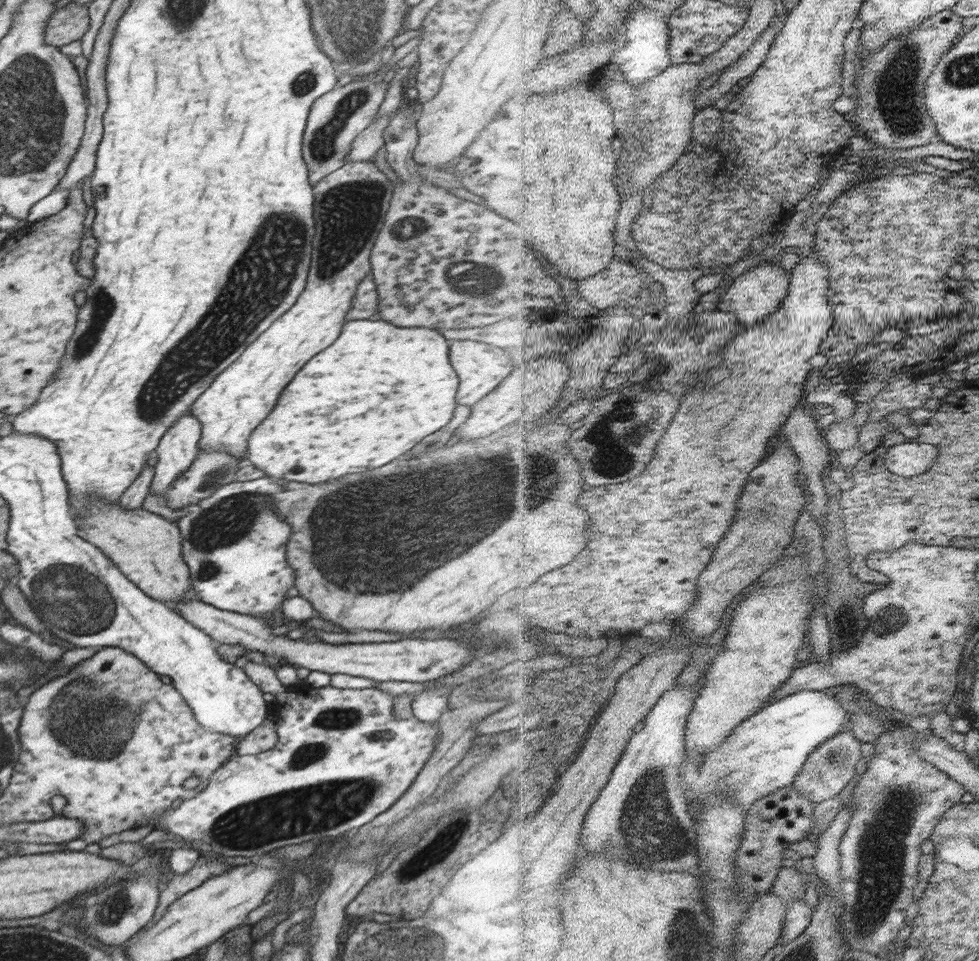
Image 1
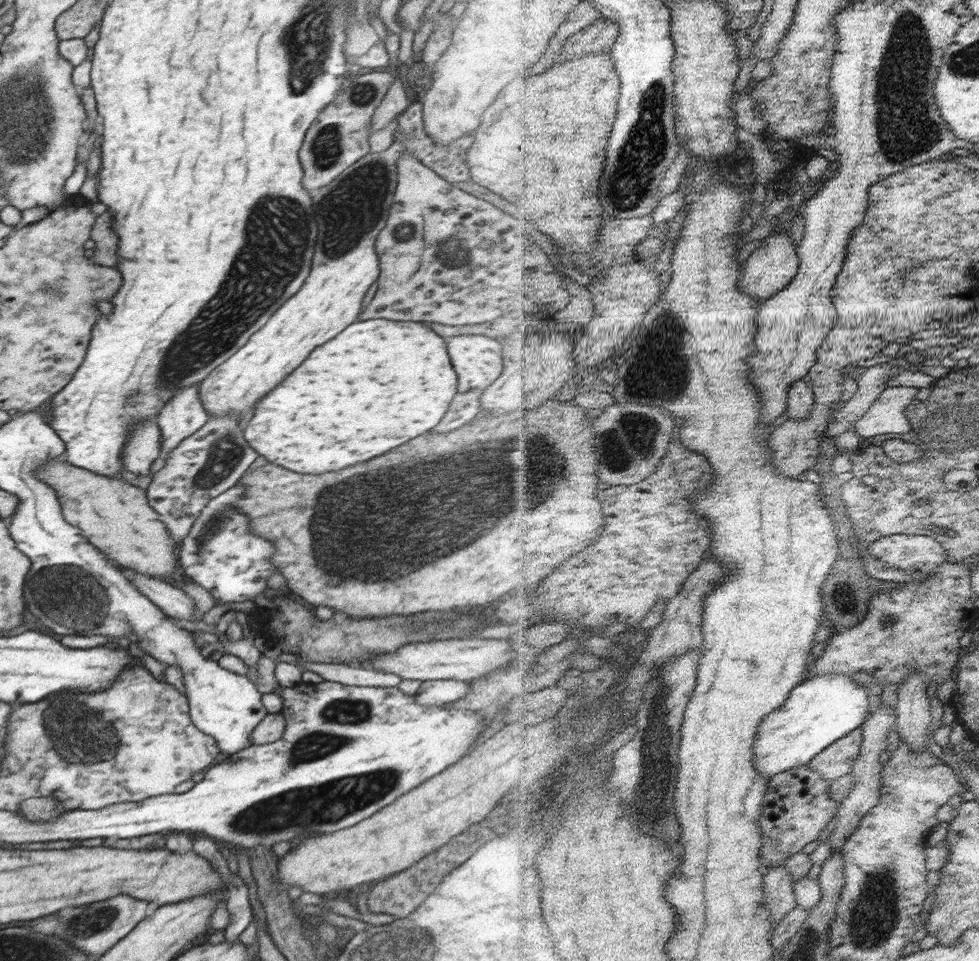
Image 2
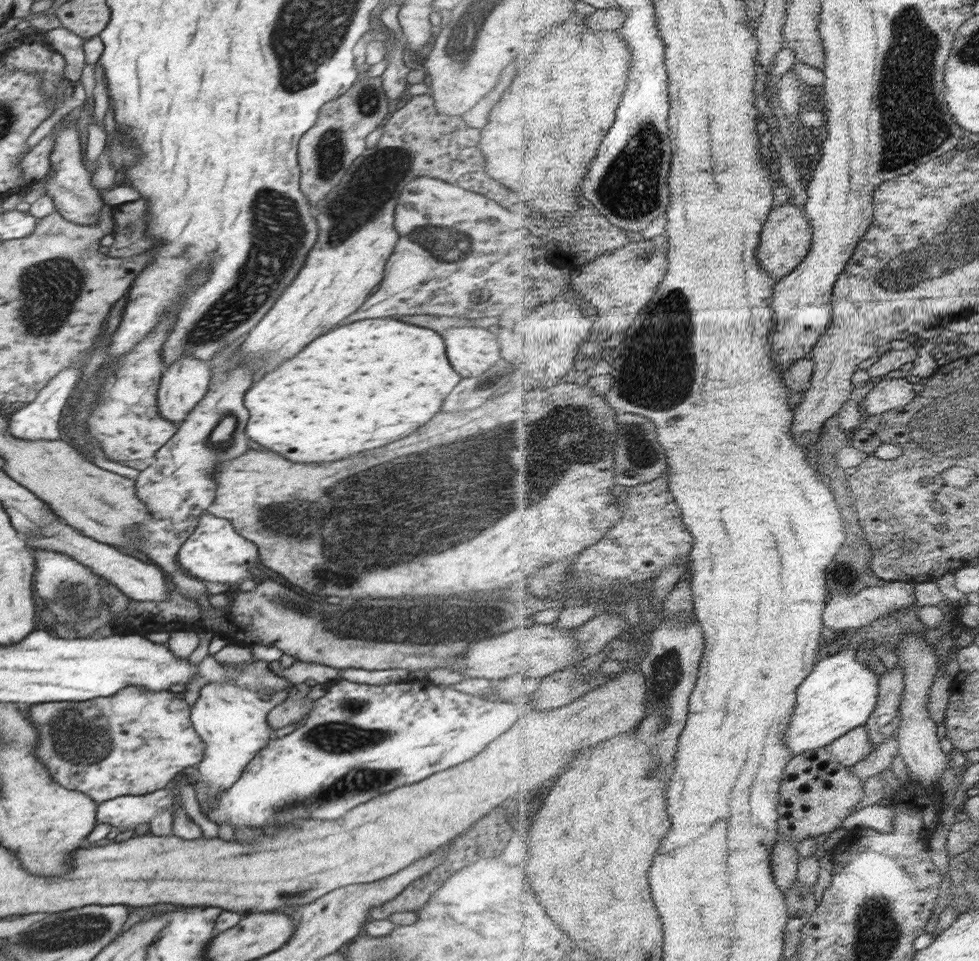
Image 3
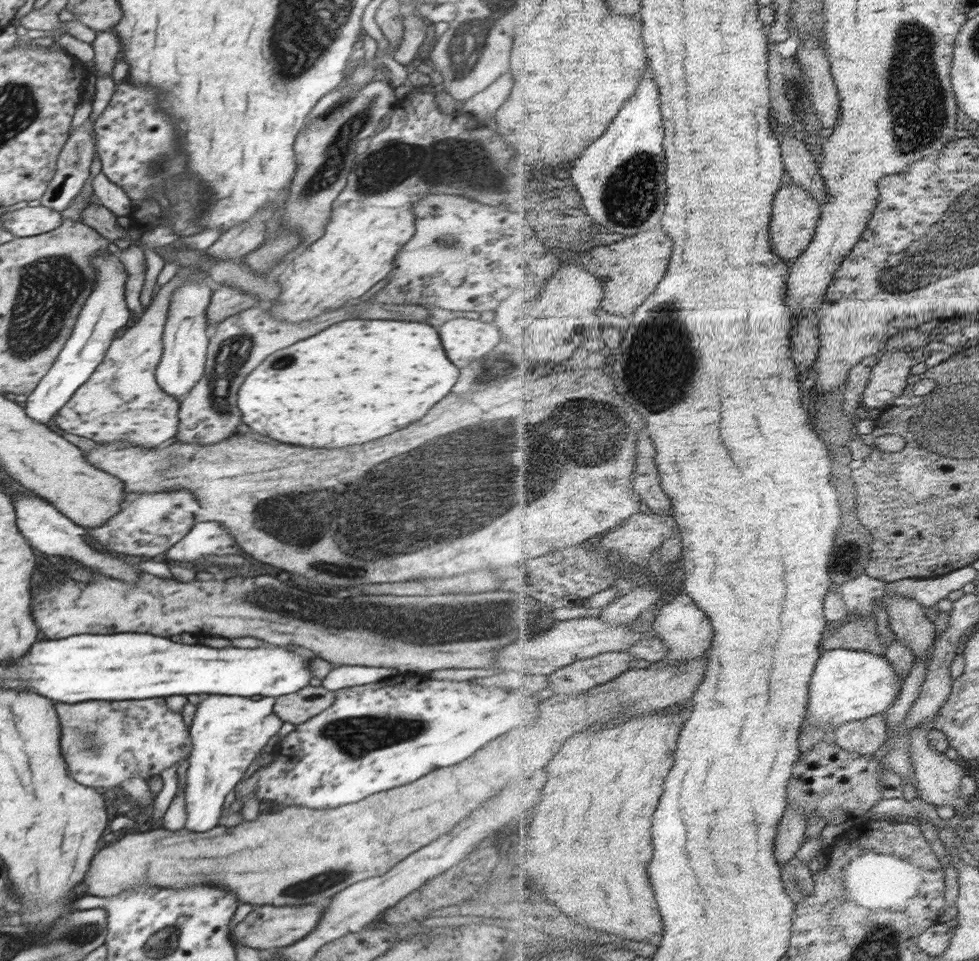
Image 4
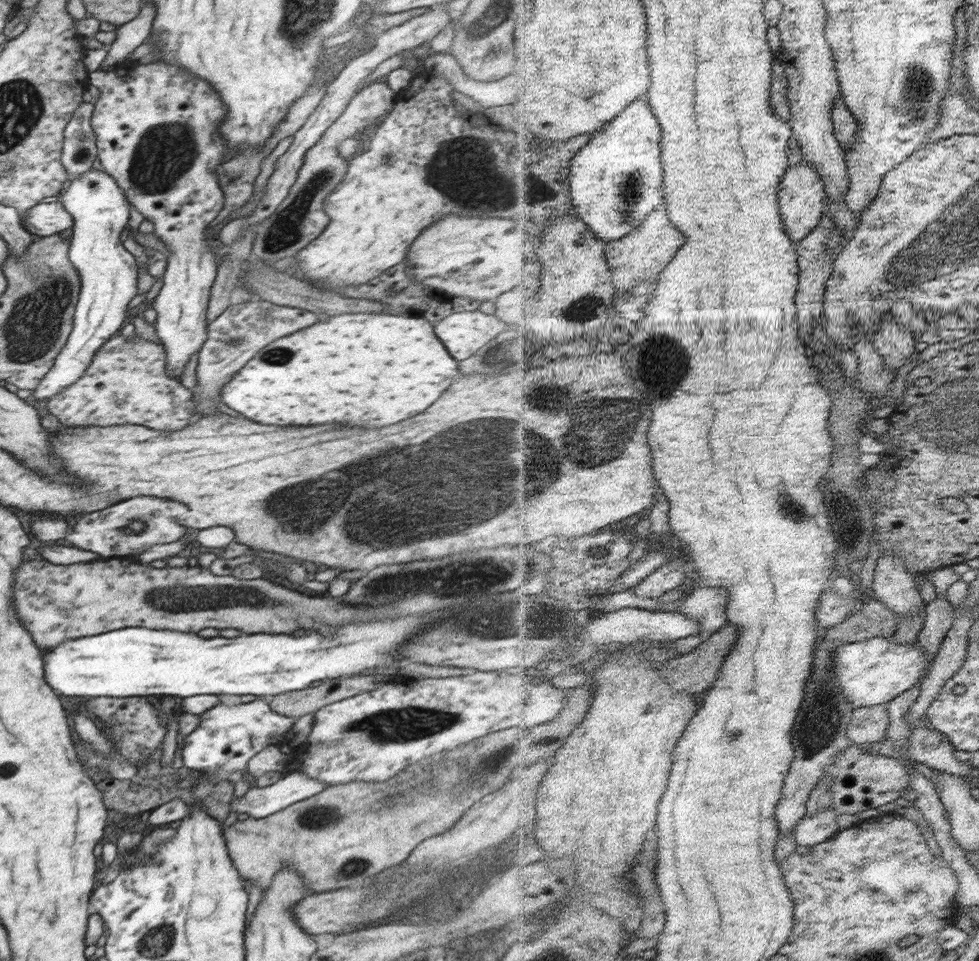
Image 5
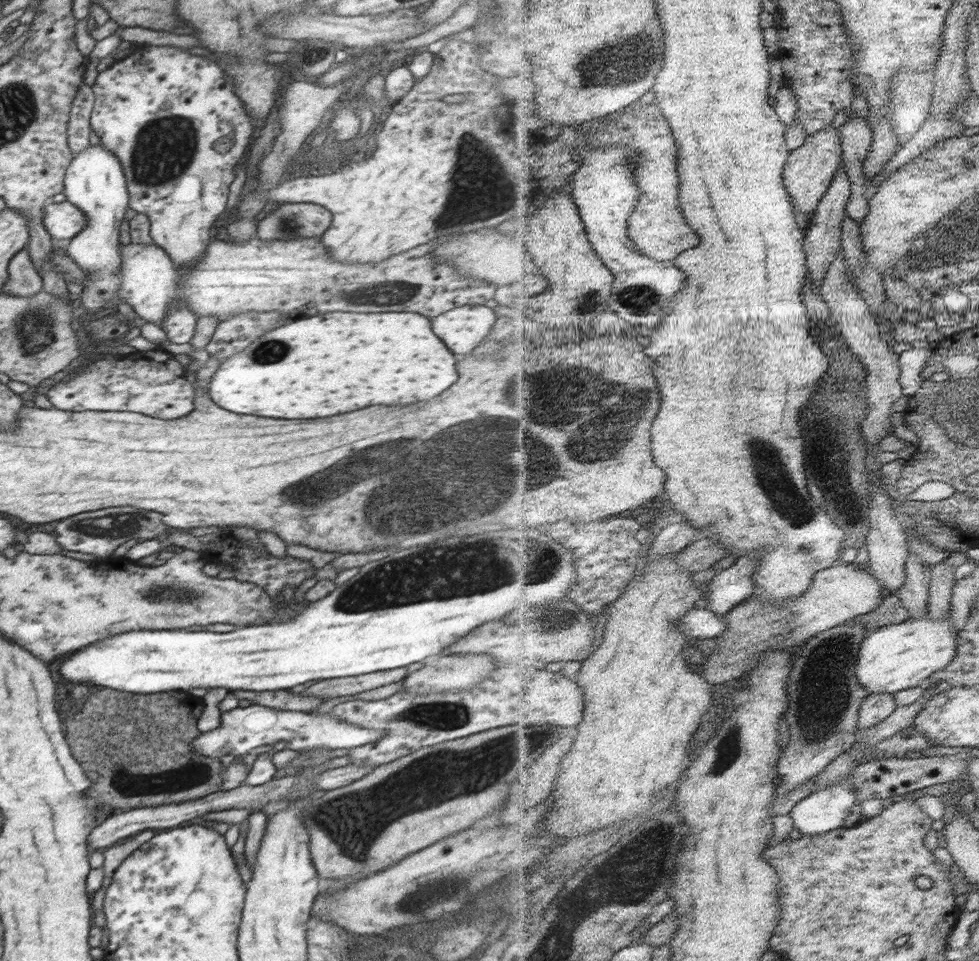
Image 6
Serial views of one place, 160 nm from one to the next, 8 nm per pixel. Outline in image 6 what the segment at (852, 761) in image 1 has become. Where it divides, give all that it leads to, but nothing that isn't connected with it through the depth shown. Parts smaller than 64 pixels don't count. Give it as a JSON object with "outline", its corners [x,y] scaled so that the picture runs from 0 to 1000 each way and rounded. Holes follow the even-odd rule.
{"outline":[[[910,720],[890,722],[879,738],[879,762],[887,761],[887,759],[899,754],[899,751],[908,749],[917,737],[915,722]]]}

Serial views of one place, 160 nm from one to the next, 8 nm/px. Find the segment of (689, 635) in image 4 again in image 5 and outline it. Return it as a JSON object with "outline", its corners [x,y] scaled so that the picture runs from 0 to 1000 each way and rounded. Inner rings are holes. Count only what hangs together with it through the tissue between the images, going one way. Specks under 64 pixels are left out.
{"outline":[[[711,610],[705,618],[700,619],[694,637],[716,647],[718,657],[715,664],[717,667],[725,666],[745,648],[744,627],[746,621],[743,612]]]}

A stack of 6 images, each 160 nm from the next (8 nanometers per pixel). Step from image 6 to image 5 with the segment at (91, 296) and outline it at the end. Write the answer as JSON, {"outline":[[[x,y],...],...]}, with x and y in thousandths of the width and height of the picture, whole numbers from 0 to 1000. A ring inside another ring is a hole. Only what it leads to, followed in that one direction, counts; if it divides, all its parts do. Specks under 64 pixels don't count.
{"outline":[[[93,175],[90,179],[73,187],[65,195],[62,210],[76,227],[76,235],[73,237],[74,249],[72,250],[72,259],[69,259],[69,268],[82,286],[82,305],[77,318],[75,340],[69,354],[63,361],[63,366],[57,370],[53,383],[51,383],[45,390],[45,393],[39,399],[39,402],[34,406],[34,411],[39,416],[50,416],[56,410],[62,410],[66,404],[76,400],[89,386],[90,380],[96,374],[101,362],[125,341],[125,337],[129,333],[131,316],[140,307],[141,303],[140,272],[123,251],[123,243],[125,243],[129,234],[133,233],[133,212],[130,210],[130,206],[124,196],[118,191],[118,188],[106,178]]]}

